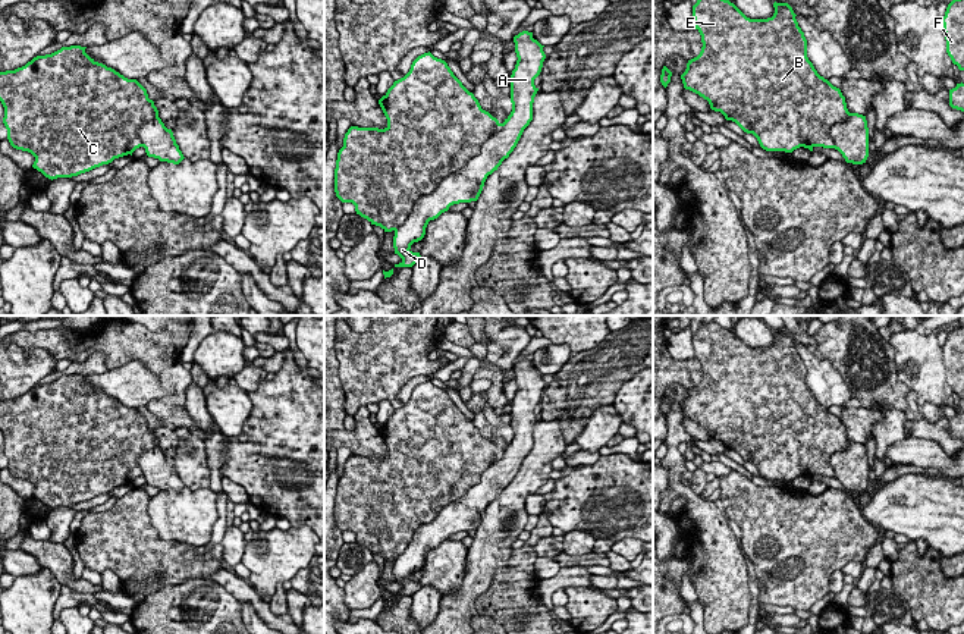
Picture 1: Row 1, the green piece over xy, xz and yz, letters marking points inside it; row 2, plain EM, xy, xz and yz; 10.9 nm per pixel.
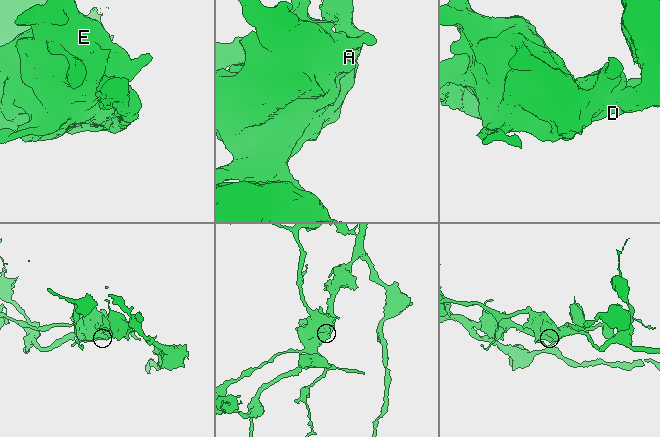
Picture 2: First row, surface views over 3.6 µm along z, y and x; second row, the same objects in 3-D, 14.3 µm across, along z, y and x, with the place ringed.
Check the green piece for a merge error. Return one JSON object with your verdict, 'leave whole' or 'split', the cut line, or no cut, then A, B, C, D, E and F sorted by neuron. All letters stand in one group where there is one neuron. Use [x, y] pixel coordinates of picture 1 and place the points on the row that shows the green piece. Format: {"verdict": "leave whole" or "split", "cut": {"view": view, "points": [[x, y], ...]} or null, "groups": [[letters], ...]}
{"verdict": "split", "cut": {"view": "xz", "points": [[506, 119], [477, 154], [424, 194], [395, 231]]}, "groups": [["A", "D", "F"], ["B", "C", "E"]]}

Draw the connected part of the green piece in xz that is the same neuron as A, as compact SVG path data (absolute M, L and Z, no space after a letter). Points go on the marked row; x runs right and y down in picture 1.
M522 31L514 37L516 65L511 75L514 107L503 129L483 142L480 154L465 161L464 167L445 178L434 192L421 197L405 223L395 230L393 248L402 261L395 267L412 267L421 260L411 245L426 235L430 220L448 211L450 205L477 201L484 182L516 147L524 129L533 120L533 103L538 88L534 79L540 75L546 54L533 32Z

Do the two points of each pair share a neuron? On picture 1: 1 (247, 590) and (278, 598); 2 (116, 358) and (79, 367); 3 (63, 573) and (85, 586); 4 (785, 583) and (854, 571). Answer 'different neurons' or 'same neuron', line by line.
1: different neurons
2: different neurons
3: same neuron
4: different neurons

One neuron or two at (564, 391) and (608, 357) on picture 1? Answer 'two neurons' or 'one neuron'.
one neuron

